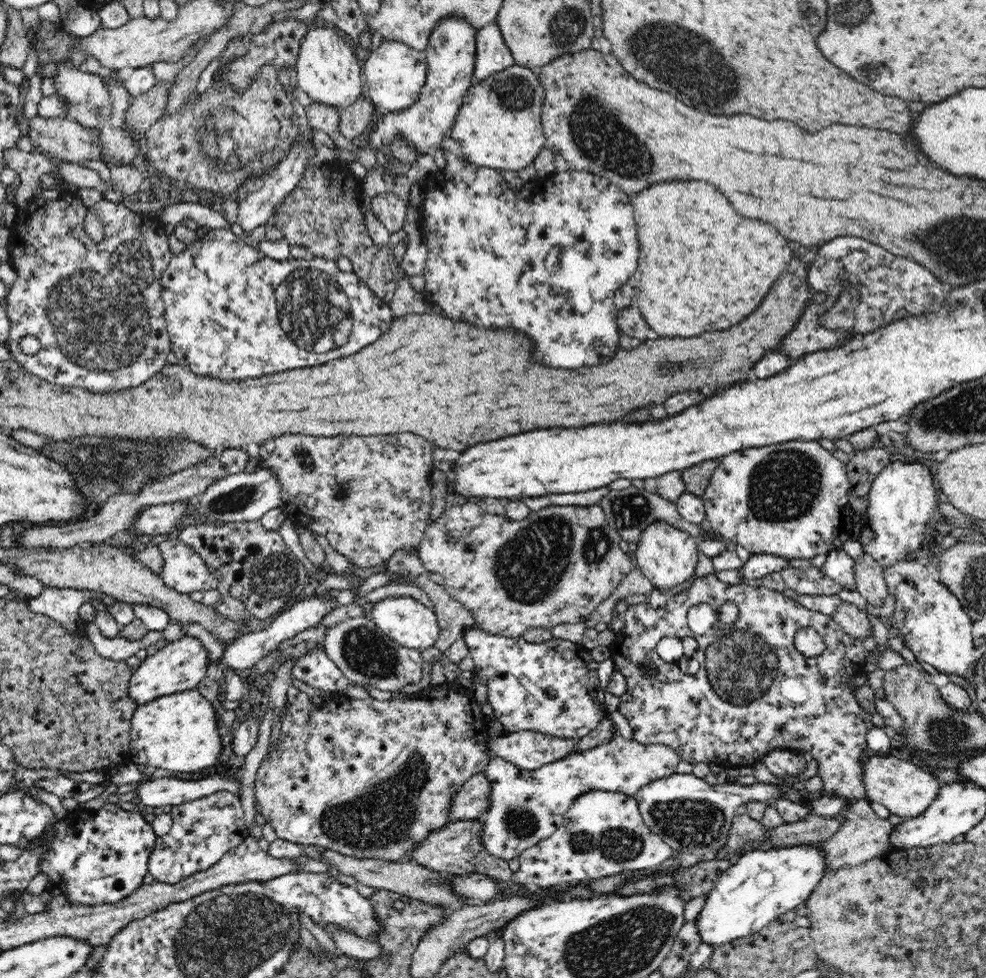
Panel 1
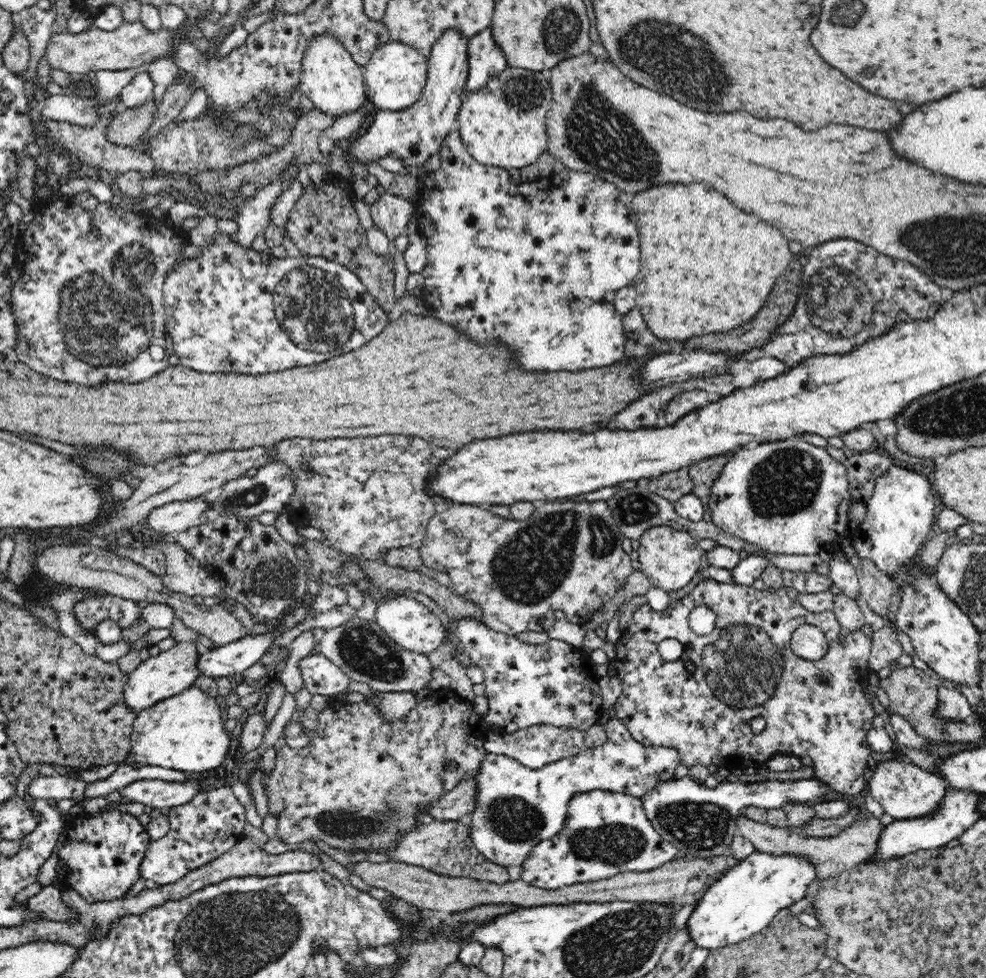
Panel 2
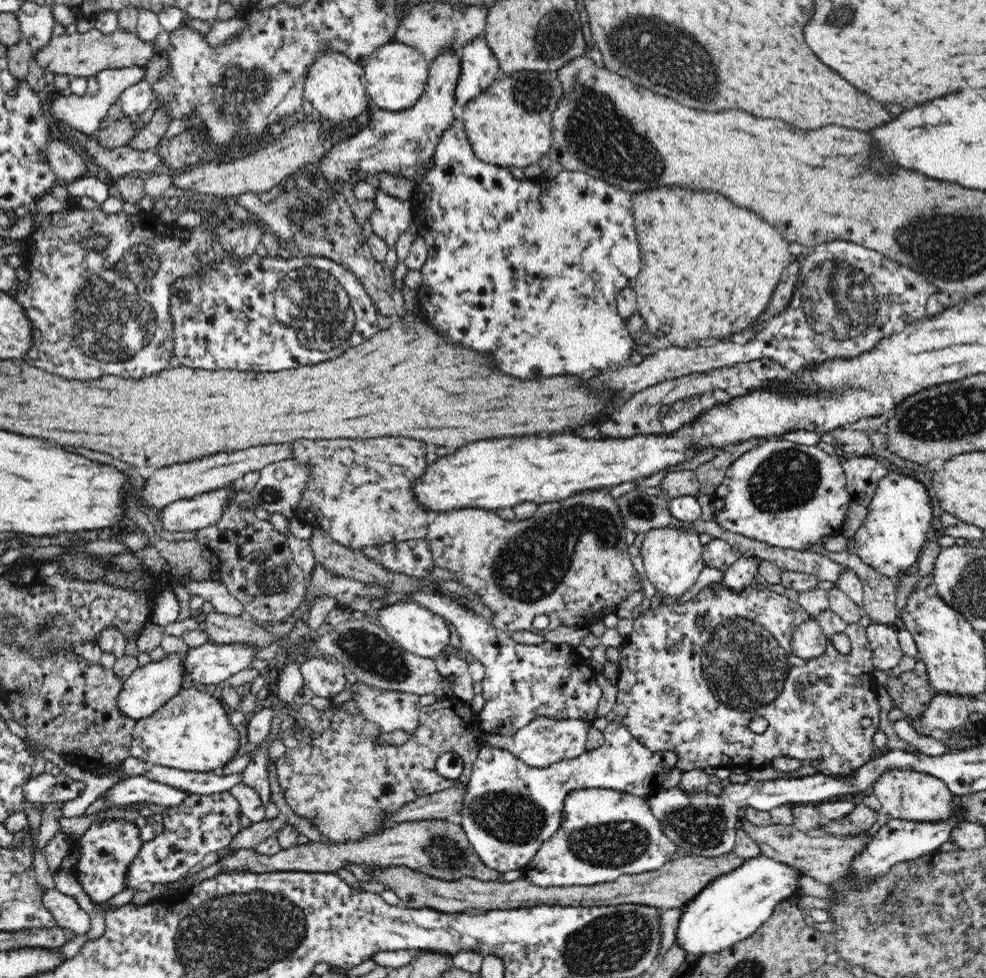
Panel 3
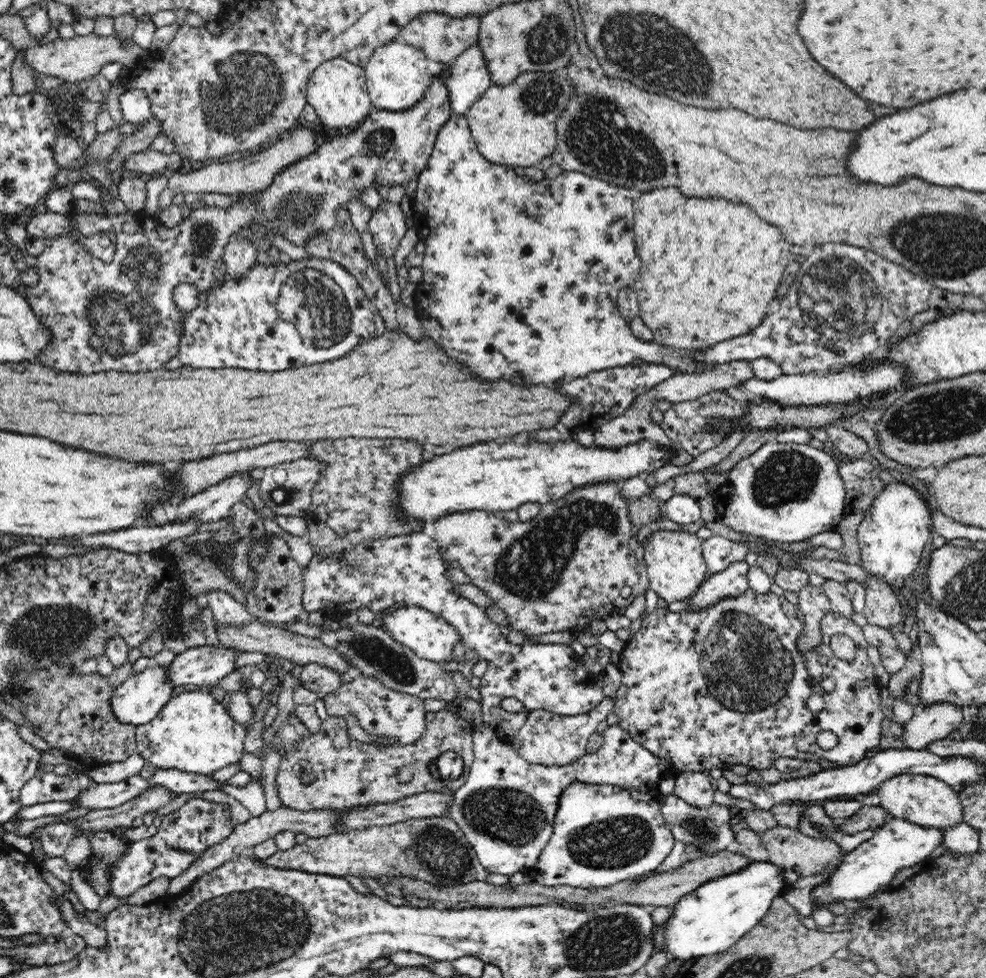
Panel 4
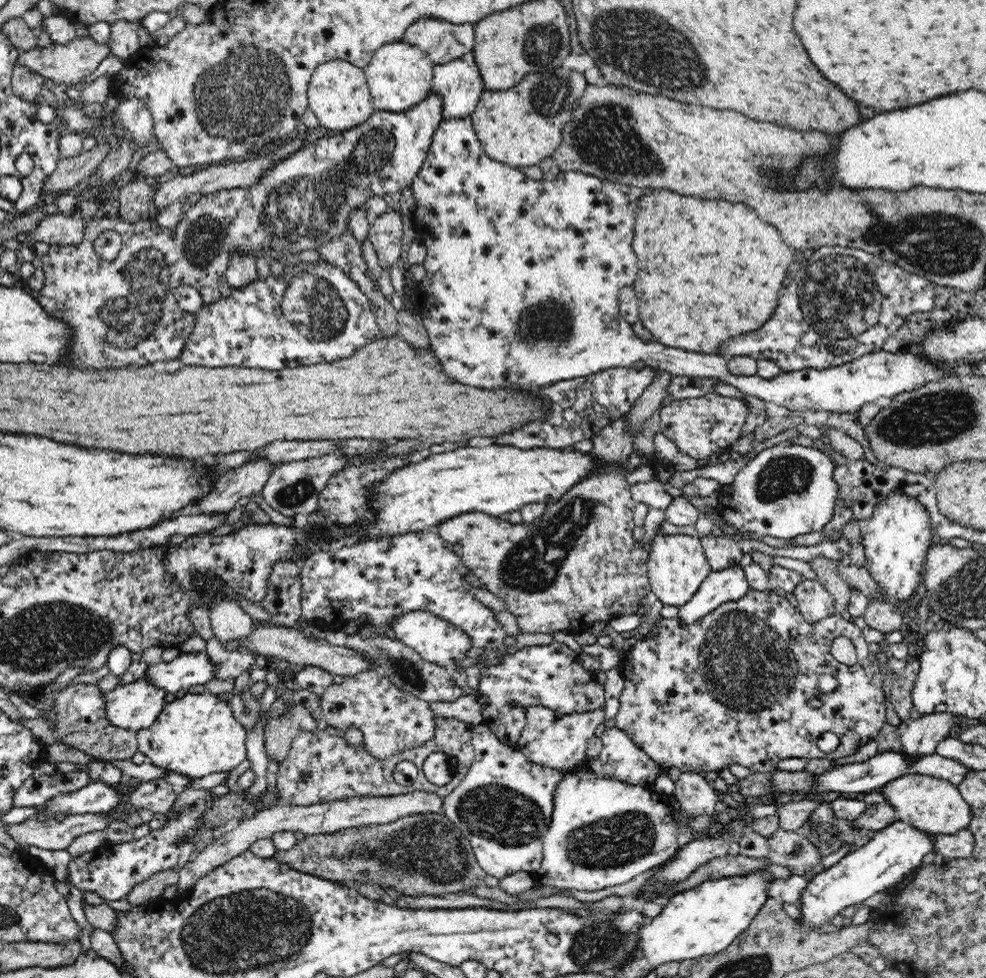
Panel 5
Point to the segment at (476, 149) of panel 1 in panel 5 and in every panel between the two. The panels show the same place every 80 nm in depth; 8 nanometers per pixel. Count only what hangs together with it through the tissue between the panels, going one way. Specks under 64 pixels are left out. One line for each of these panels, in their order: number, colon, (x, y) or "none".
2: (503, 125)
3: (509, 125)
4: (515, 125)
5: (521, 126)

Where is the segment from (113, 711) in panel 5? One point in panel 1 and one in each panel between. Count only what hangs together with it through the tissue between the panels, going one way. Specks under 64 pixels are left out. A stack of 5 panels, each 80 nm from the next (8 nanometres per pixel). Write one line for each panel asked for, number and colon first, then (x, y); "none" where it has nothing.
1: (181, 665)
2: (168, 674)
3: (150, 686)
4: (138, 700)

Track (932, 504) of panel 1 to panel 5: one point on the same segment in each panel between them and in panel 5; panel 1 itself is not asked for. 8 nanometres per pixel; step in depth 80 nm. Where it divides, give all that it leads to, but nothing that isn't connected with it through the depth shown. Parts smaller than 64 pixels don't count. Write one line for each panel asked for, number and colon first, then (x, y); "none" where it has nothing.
2: (900, 512)
3: (892, 536)
4: (892, 536)
5: (896, 538)

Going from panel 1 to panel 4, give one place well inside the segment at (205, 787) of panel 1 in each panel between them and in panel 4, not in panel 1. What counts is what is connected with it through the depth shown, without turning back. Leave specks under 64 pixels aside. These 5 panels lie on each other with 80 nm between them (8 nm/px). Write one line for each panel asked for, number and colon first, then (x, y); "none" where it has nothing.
2: (159, 794)
3: (130, 790)
4: (98, 796)

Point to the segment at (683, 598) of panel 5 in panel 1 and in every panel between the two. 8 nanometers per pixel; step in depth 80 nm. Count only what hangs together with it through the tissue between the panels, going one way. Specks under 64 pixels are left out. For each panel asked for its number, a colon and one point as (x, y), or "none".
1: (668, 557)
2: (670, 558)
3: (673, 561)
4: (674, 560)

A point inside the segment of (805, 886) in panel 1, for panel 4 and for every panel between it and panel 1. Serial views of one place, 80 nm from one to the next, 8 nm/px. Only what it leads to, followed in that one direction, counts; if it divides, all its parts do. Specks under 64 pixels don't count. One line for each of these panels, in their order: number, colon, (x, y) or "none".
2: (743, 901)
3: (729, 908)
4: (708, 921)

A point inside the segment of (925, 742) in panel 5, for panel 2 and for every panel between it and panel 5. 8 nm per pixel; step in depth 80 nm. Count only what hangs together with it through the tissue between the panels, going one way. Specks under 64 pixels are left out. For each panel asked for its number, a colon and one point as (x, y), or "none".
2: (952, 706)
3: (949, 713)
4: (936, 722)

